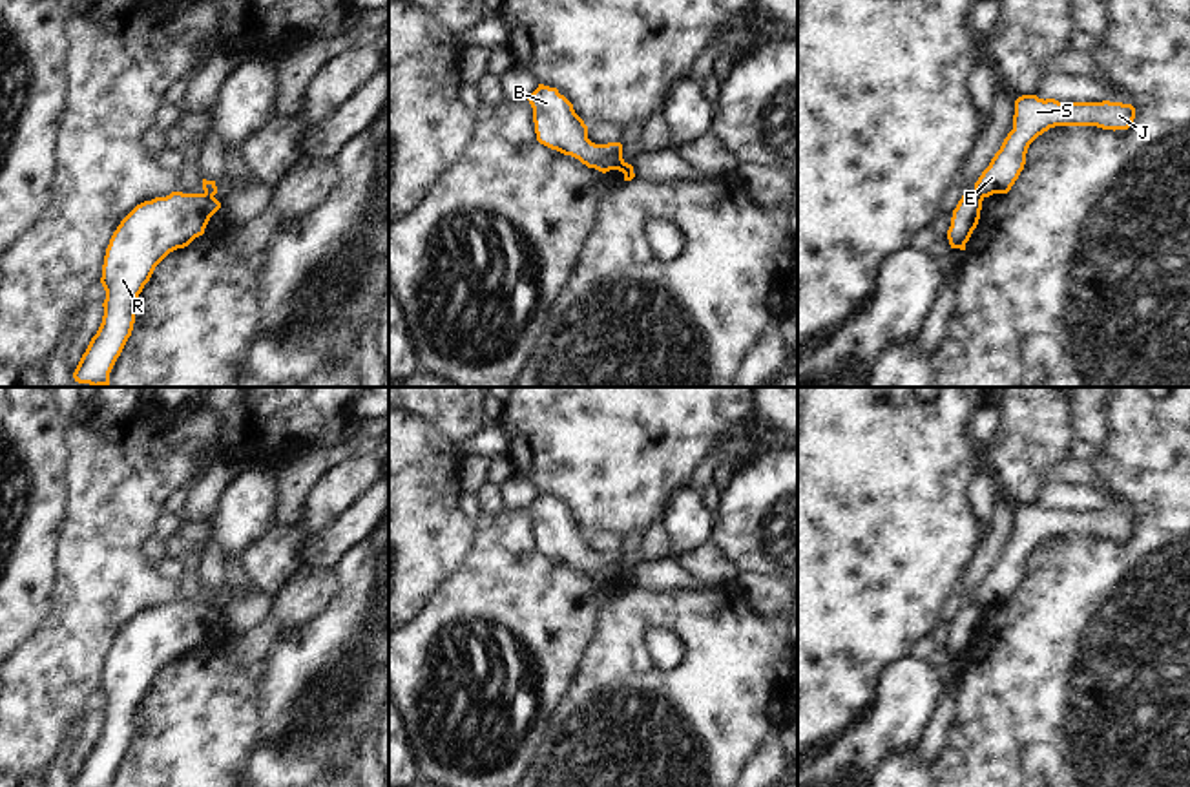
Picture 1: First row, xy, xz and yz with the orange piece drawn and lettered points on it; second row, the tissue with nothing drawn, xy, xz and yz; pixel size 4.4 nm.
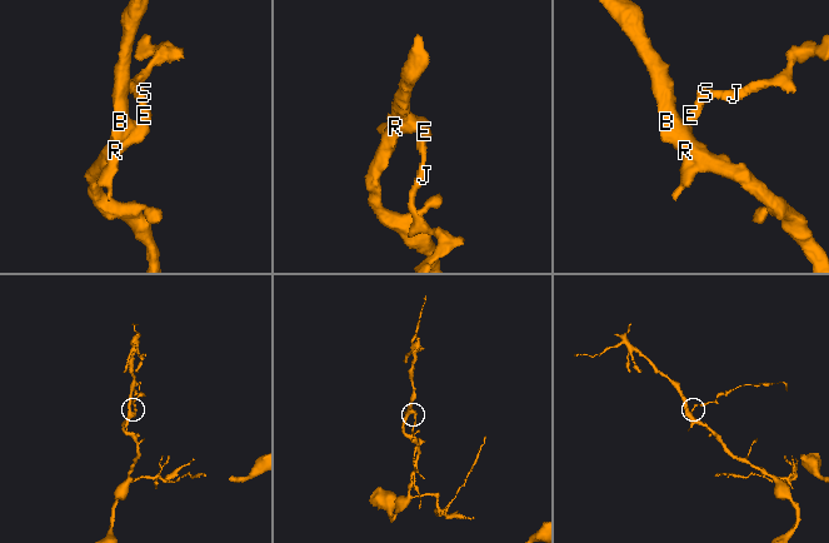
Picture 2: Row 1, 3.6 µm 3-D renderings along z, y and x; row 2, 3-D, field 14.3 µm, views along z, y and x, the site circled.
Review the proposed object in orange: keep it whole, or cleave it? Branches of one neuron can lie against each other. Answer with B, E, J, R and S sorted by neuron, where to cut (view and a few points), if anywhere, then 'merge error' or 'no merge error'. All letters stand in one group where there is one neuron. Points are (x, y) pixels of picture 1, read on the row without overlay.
B R / E J S | xz (621, 565), (601, 579) | merge error

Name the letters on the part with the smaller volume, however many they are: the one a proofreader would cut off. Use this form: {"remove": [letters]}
{"remove": ["E", "J", "S"]}

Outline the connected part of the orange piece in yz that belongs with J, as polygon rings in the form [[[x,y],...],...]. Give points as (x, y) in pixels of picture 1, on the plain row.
[[[1022,504],[1015,509],[1013,539],[1004,548],[989,575],[975,592],[978,606],[1007,603],[1026,573],[1029,553],[1055,535],[1097,535],[1102,539],[1128,539],[1135,517],[1122,511],[1059,511]]]

